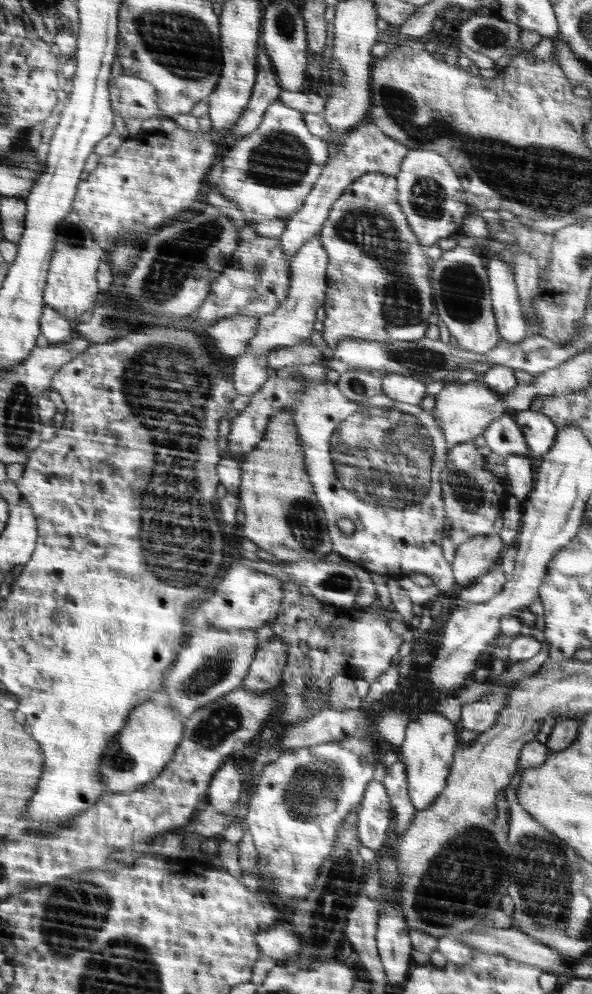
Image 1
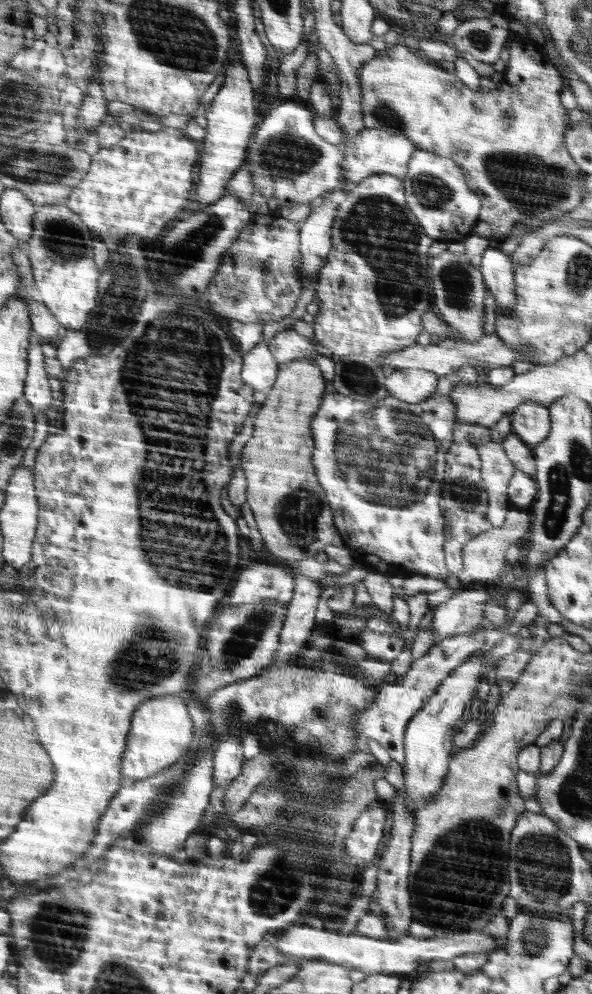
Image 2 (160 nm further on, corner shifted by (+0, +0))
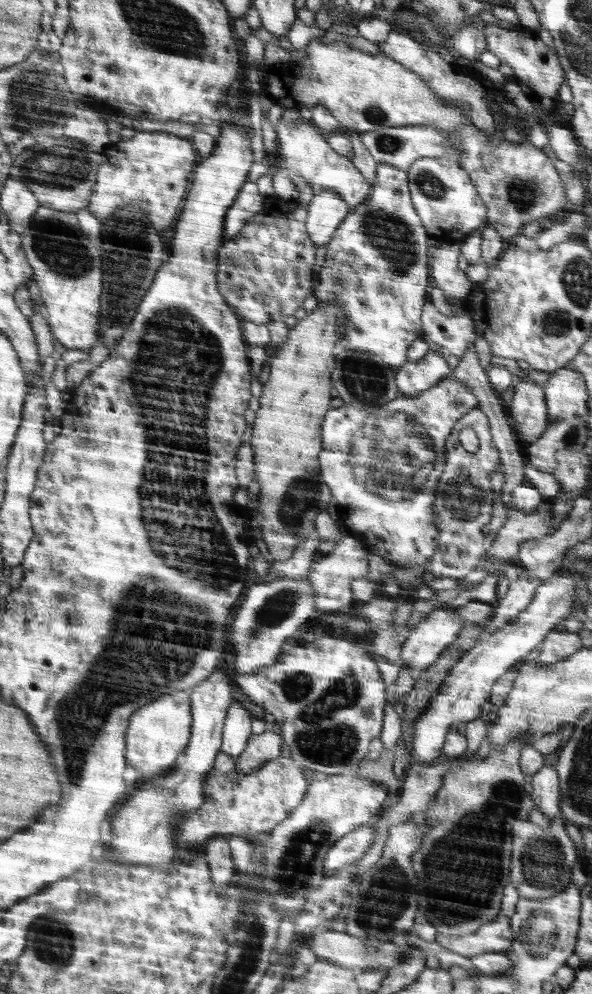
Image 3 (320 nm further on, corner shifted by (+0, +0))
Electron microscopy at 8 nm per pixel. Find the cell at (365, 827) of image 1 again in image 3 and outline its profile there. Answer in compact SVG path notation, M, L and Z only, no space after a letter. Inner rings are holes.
M367 823L338 840L324 860L325 876L328 877L351 862L360 860L372 846L374 834L376 832Z

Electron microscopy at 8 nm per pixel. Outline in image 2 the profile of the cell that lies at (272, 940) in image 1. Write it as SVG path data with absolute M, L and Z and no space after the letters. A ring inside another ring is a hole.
M290 926L284 930L284 934L278 936L276 948L290 956L292 960L328 960L338 962L351 969L361 970L365 975L388 973L391 975L413 974L418 966L426 966L430 960L452 960L455 956L466 953L492 952L494 948L506 944L506 940L492 940L482 930L474 932L462 932L454 936L442 936L442 938L419 939L408 934L400 940L386 940L370 938L356 934L334 934L326 932L314 926Z

